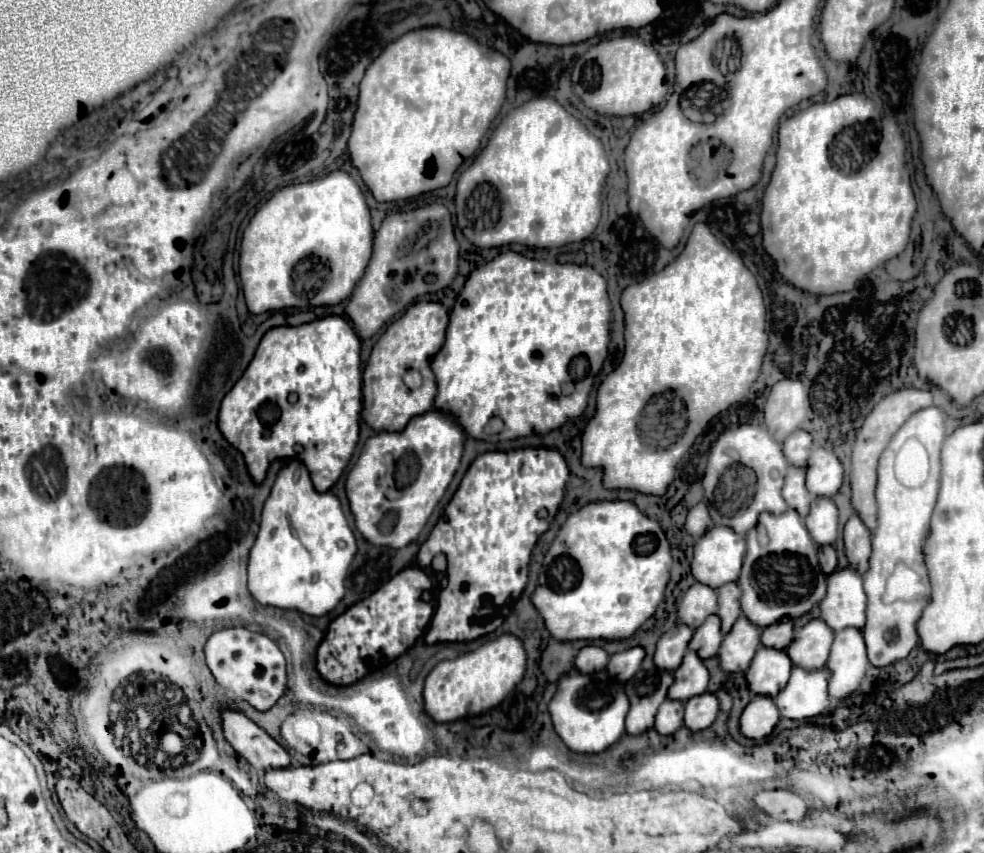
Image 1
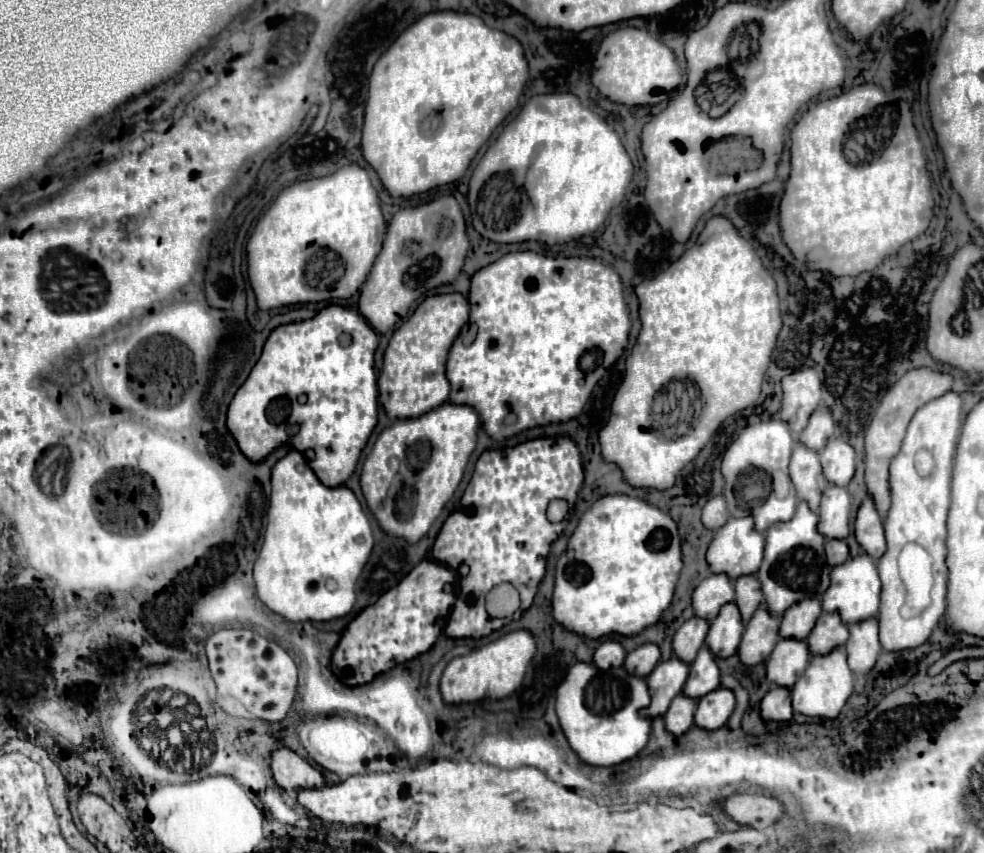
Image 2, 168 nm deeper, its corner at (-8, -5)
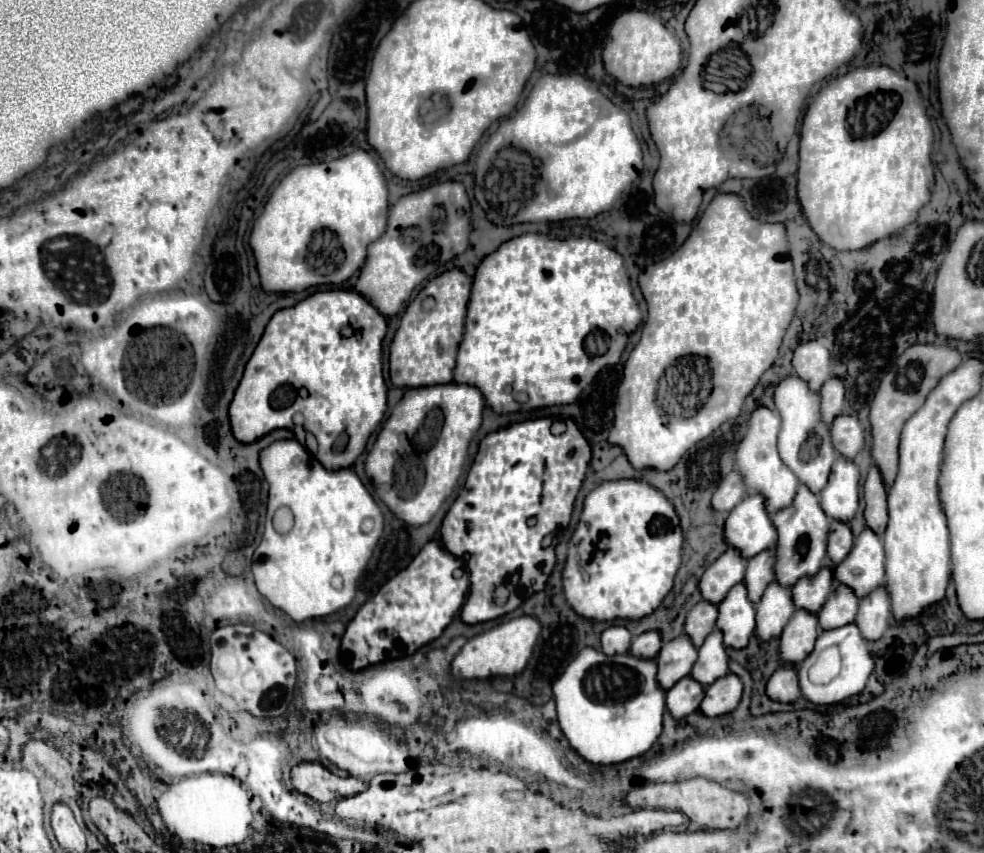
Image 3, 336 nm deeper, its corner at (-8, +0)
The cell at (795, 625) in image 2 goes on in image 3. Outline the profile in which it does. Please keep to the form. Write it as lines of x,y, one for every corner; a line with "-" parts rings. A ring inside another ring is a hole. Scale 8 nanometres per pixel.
822,566
822,570
814,576
804,576
792,586
792,598
796,608
806,608
810,612
818,612
826,602
828,594
834,586
834,568

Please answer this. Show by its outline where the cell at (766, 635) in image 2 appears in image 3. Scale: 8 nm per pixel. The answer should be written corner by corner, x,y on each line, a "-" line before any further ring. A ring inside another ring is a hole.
772,582
756,604
756,634
762,640
778,638
782,626
790,620
796,606
792,600
792,588

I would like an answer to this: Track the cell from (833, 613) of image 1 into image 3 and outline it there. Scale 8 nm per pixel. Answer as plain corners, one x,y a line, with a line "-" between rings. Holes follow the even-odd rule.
864,528
846,560
834,566
834,578
854,588
856,596
866,596
866,592
882,586
886,582
882,538
874,530

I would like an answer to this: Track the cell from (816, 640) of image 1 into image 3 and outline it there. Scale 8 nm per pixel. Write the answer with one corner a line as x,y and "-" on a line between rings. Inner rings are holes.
836,584
836,588
830,592
826,604
818,612
818,622
822,630
838,628
844,624
850,624
856,618
860,598
854,594
854,590
846,584

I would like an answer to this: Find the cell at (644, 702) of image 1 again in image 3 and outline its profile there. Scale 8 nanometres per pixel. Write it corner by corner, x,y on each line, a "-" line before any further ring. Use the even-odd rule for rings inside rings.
682,634
662,646
658,652
658,684
662,688
672,688
680,678
690,674
698,658
698,650
694,648
690,636

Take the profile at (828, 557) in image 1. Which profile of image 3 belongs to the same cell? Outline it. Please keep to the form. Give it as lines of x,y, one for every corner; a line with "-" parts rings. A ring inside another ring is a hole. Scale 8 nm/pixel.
832,520
830,538
828,538
828,558
834,564
840,564
848,556
852,544
854,544
854,538
852,538
850,526
846,522

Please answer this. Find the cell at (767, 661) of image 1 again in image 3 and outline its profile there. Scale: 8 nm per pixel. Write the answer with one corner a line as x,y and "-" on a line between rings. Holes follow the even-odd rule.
798,608
780,636
780,656
784,662
800,664
814,648
818,638
818,616

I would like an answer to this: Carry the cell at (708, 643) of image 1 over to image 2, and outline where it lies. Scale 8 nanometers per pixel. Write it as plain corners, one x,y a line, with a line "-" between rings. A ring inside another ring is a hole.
726,603
718,617
710,623
710,631
706,635
706,647
714,657
730,657
736,653
740,637
744,631
744,623
740,619
738,607
734,603

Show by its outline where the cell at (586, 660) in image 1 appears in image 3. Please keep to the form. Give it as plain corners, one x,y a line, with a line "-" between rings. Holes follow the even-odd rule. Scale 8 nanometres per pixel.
610,626
600,636
602,652
606,652
608,656
628,652
630,650
630,640
632,640
632,636
624,626

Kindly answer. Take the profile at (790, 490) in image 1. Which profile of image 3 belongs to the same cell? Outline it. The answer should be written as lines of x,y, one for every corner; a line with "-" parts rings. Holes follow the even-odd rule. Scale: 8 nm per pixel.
786,376
774,390
774,404
782,418
782,428
778,436
778,450
786,466
806,484
814,494
818,494
830,476
830,468
838,458
838,452
832,446
830,426
822,420
820,414
820,392
810,390
806,380
798,376

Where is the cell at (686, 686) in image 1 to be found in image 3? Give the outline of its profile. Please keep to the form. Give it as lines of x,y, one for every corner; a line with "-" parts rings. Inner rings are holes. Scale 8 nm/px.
714,628
706,638
706,642
702,644
702,648
698,650
698,660
690,676
700,684
708,686
726,674
728,674
728,654
722,642
720,628

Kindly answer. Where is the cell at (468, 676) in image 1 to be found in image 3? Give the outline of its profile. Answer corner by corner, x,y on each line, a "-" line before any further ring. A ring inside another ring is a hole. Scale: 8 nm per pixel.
518,616
506,620
474,638
470,638
452,662
452,674
456,678
492,678
492,676
516,676
528,664
534,644
540,636
540,624
534,616

